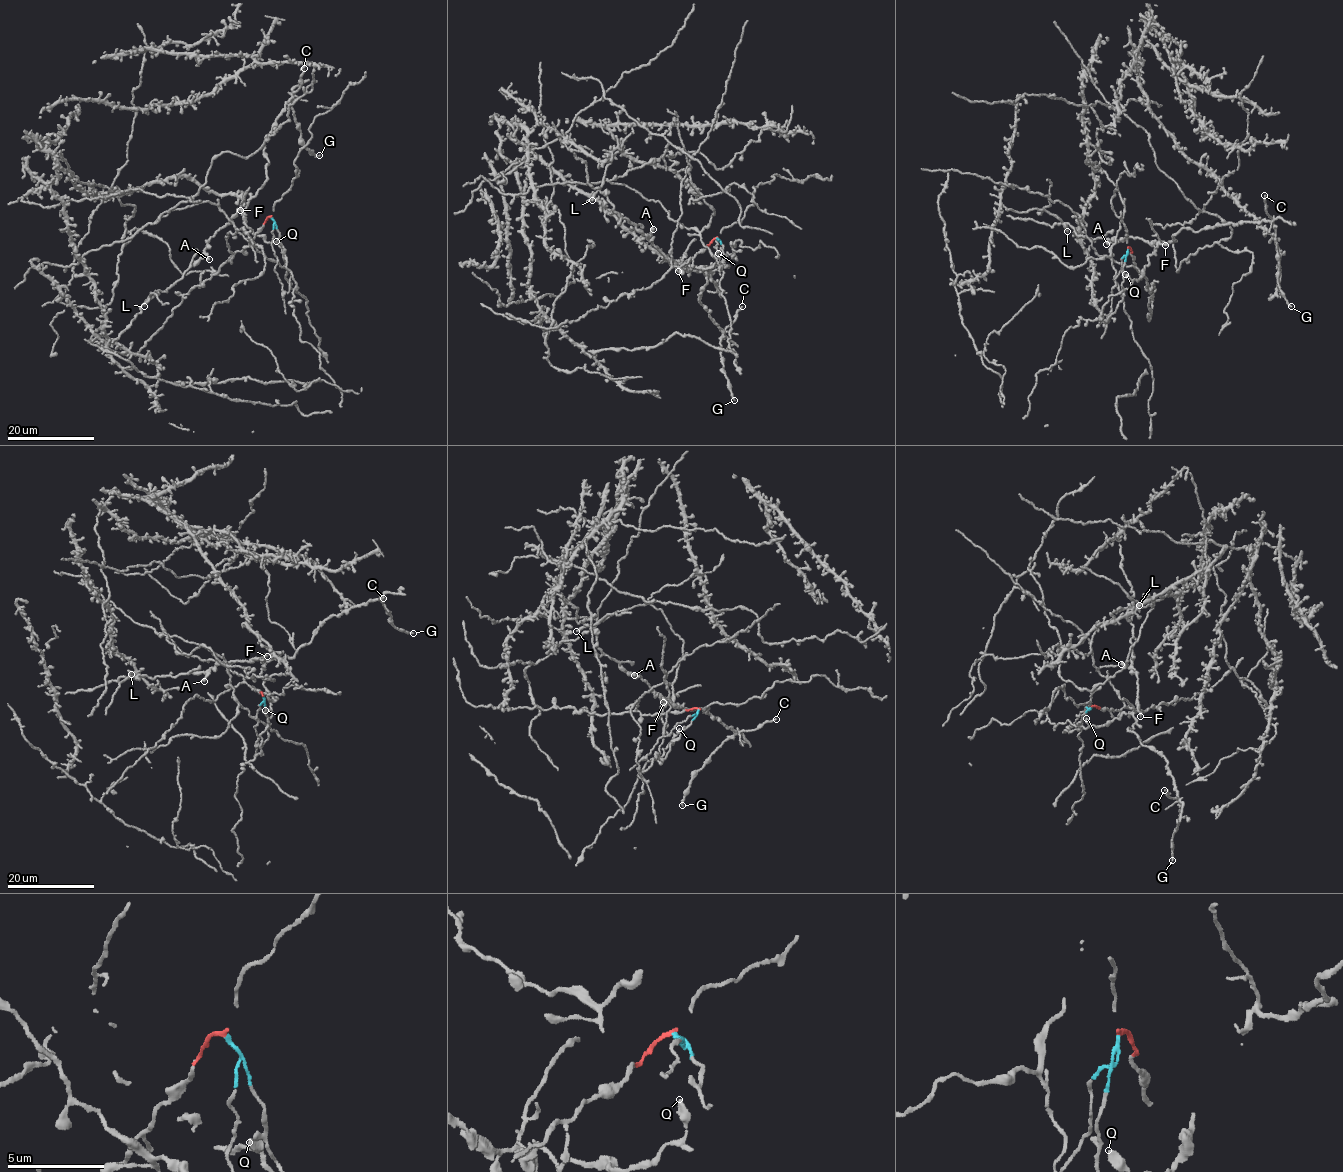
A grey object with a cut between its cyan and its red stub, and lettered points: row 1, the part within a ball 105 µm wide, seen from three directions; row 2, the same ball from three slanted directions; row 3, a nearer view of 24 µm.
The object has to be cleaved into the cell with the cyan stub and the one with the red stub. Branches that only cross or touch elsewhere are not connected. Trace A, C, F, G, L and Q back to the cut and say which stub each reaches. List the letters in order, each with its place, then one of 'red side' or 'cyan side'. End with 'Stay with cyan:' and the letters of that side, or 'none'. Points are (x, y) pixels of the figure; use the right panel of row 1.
A: (1106, 244) | cyan side
C: (1264, 195) | cyan side
F: (1165, 245) | cyan side
G: (1291, 306) | cyan side
L: (1067, 231) | cyan side
Q: (1125, 274) | cyan side
Stay with cyan: A, C, F, G, L, Q

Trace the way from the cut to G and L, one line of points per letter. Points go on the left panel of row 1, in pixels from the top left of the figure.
G: (271, 217), (284, 253), (247, 227), (243, 210), (264, 183), (265, 141), (289, 99), (300, 141), (320, 155)
L: (271, 217), (284, 253), (278, 243), (254, 234), (239, 210), (199, 259), (145, 306)

